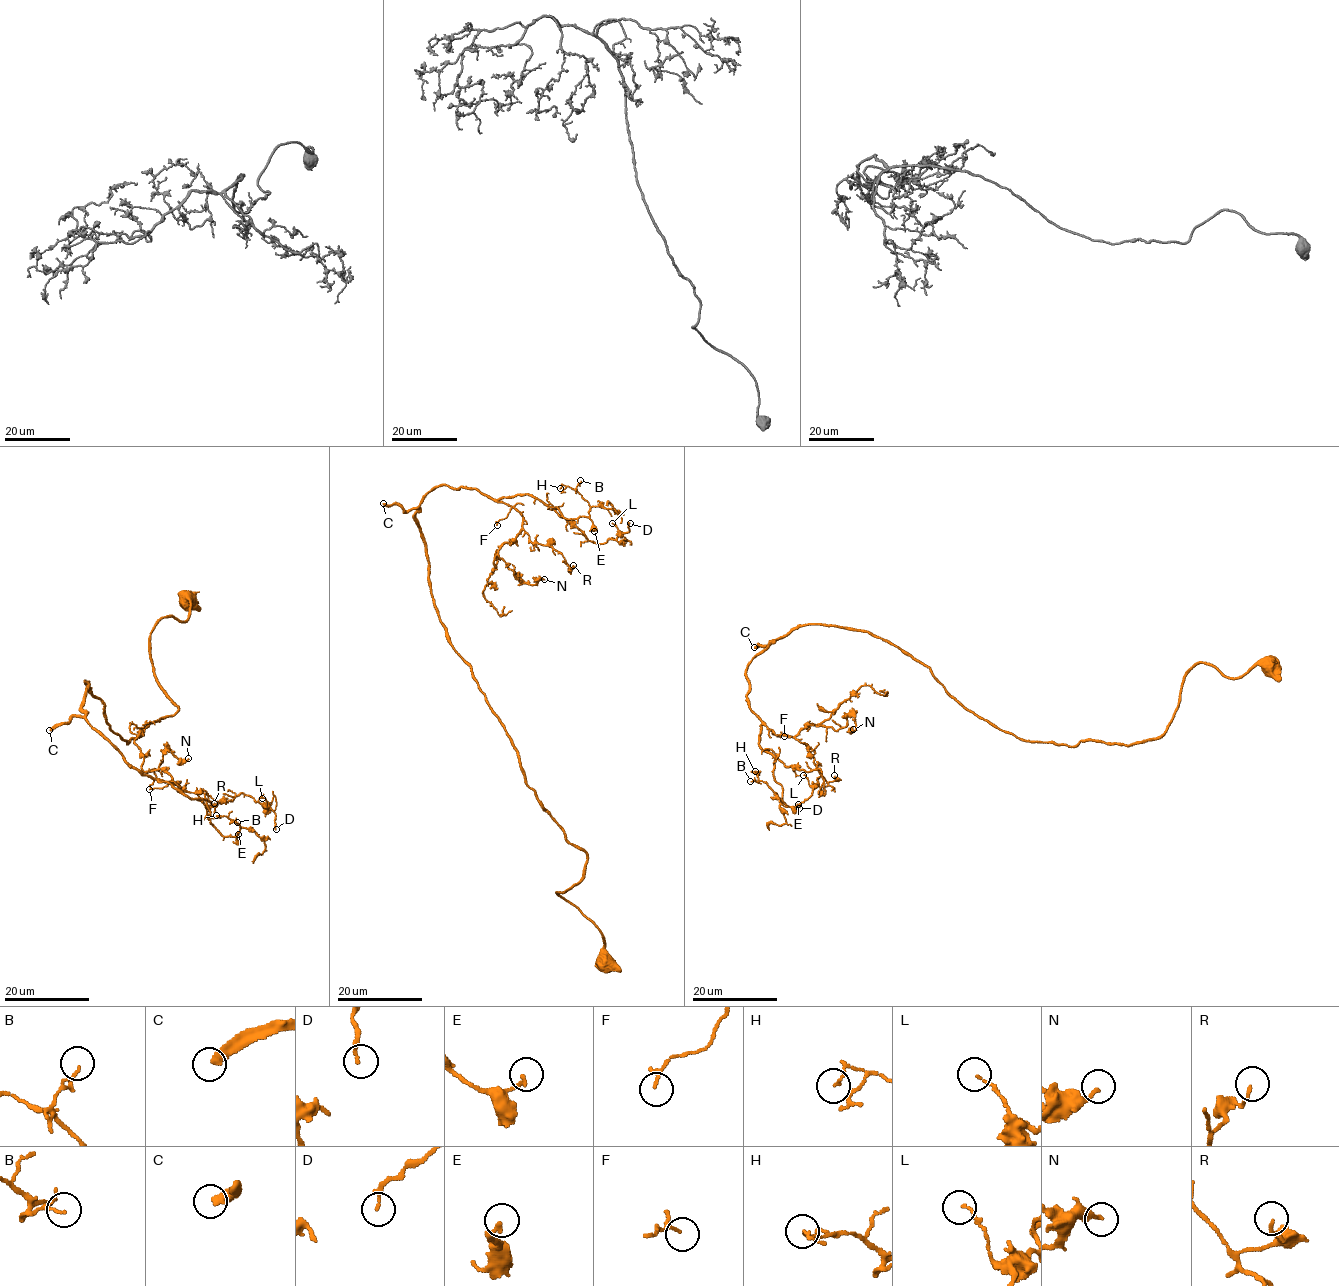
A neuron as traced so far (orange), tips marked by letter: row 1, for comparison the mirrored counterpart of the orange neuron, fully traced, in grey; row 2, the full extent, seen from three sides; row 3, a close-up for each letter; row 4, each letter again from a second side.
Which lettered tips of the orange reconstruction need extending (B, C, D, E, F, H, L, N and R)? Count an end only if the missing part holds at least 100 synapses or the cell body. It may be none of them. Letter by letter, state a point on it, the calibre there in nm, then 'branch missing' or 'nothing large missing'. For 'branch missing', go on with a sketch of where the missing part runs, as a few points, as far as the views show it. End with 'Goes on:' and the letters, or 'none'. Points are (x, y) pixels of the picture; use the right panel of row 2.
B: place (750, 781); calibre 100 nm; nothing large missing
C: place (754, 647); calibre 300 nm; branch missing; course (754, 647), (726, 668), (732, 699), (717, 692), (731, 675), (746, 679), (774, 716), (774, 731), (728, 708)
D: place (799, 808); calibre 140 nm; nothing large missing
E: place (798, 804); calibre 160 nm; nothing large missing
F: place (784, 736); calibre 90 nm; nothing large missing
H: place (755, 771); calibre 130 nm; nothing large missing
L: place (803, 775); calibre 100 nm; nothing large missing
N: place (853, 729); calibre 190 nm; nothing large missing
R: place (834, 775); calibre 120 nm; nothing large missing
Goes on: C

